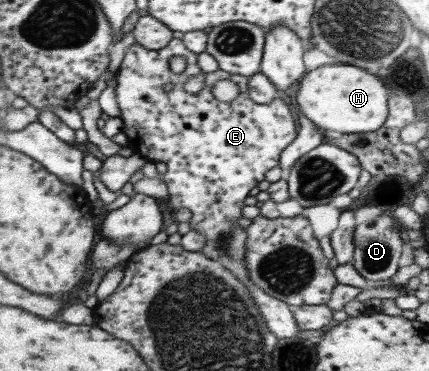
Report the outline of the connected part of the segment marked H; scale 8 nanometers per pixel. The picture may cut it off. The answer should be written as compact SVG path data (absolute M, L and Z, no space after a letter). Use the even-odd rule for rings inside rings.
M340 63L321 65L308 71L290 97L293 105L318 129L362 134L374 132L382 126L388 114L388 96L377 77L369 73L365 75L360 67Z

